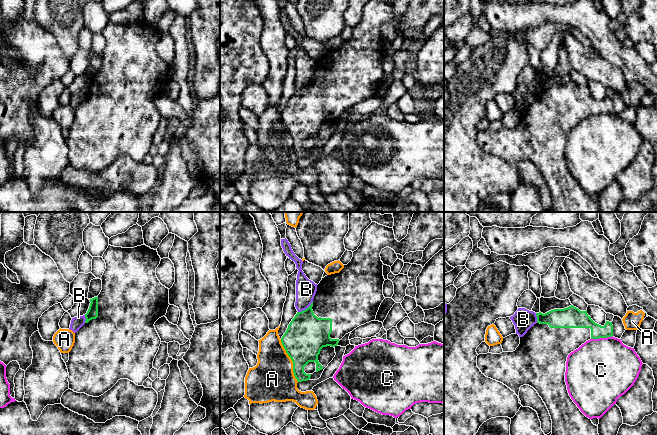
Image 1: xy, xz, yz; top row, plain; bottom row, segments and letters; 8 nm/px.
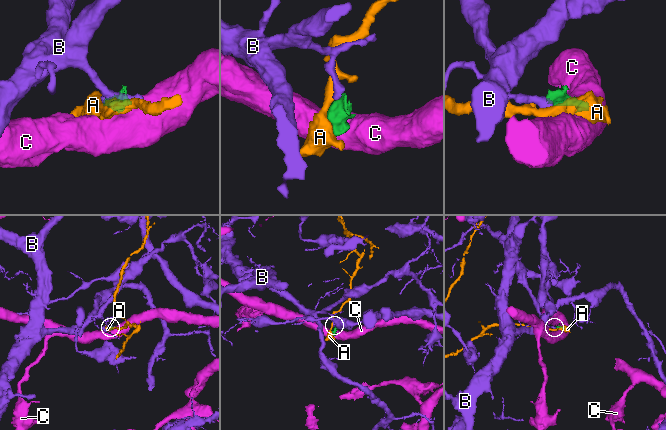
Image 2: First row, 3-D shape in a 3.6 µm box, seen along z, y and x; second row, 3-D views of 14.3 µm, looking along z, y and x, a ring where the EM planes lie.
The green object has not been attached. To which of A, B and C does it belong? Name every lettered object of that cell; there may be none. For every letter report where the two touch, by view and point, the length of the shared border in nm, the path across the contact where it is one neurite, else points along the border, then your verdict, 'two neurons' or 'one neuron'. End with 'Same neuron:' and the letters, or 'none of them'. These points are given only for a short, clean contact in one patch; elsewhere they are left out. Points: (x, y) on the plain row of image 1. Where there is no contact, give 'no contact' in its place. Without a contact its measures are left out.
A: meets green in xz at (291, 135); contact 380 nm long; two neurons
B: meets green in xz at (305, 85); contact 150 nm long; border along xz (312, 77), (306, 84), (298, 88); two neurons
C: meets green in yz at (601, 113); contact 180 nm long; border along yz (612, 111), (606, 114), (591, 115); two neurons
Same neuron: none of them

